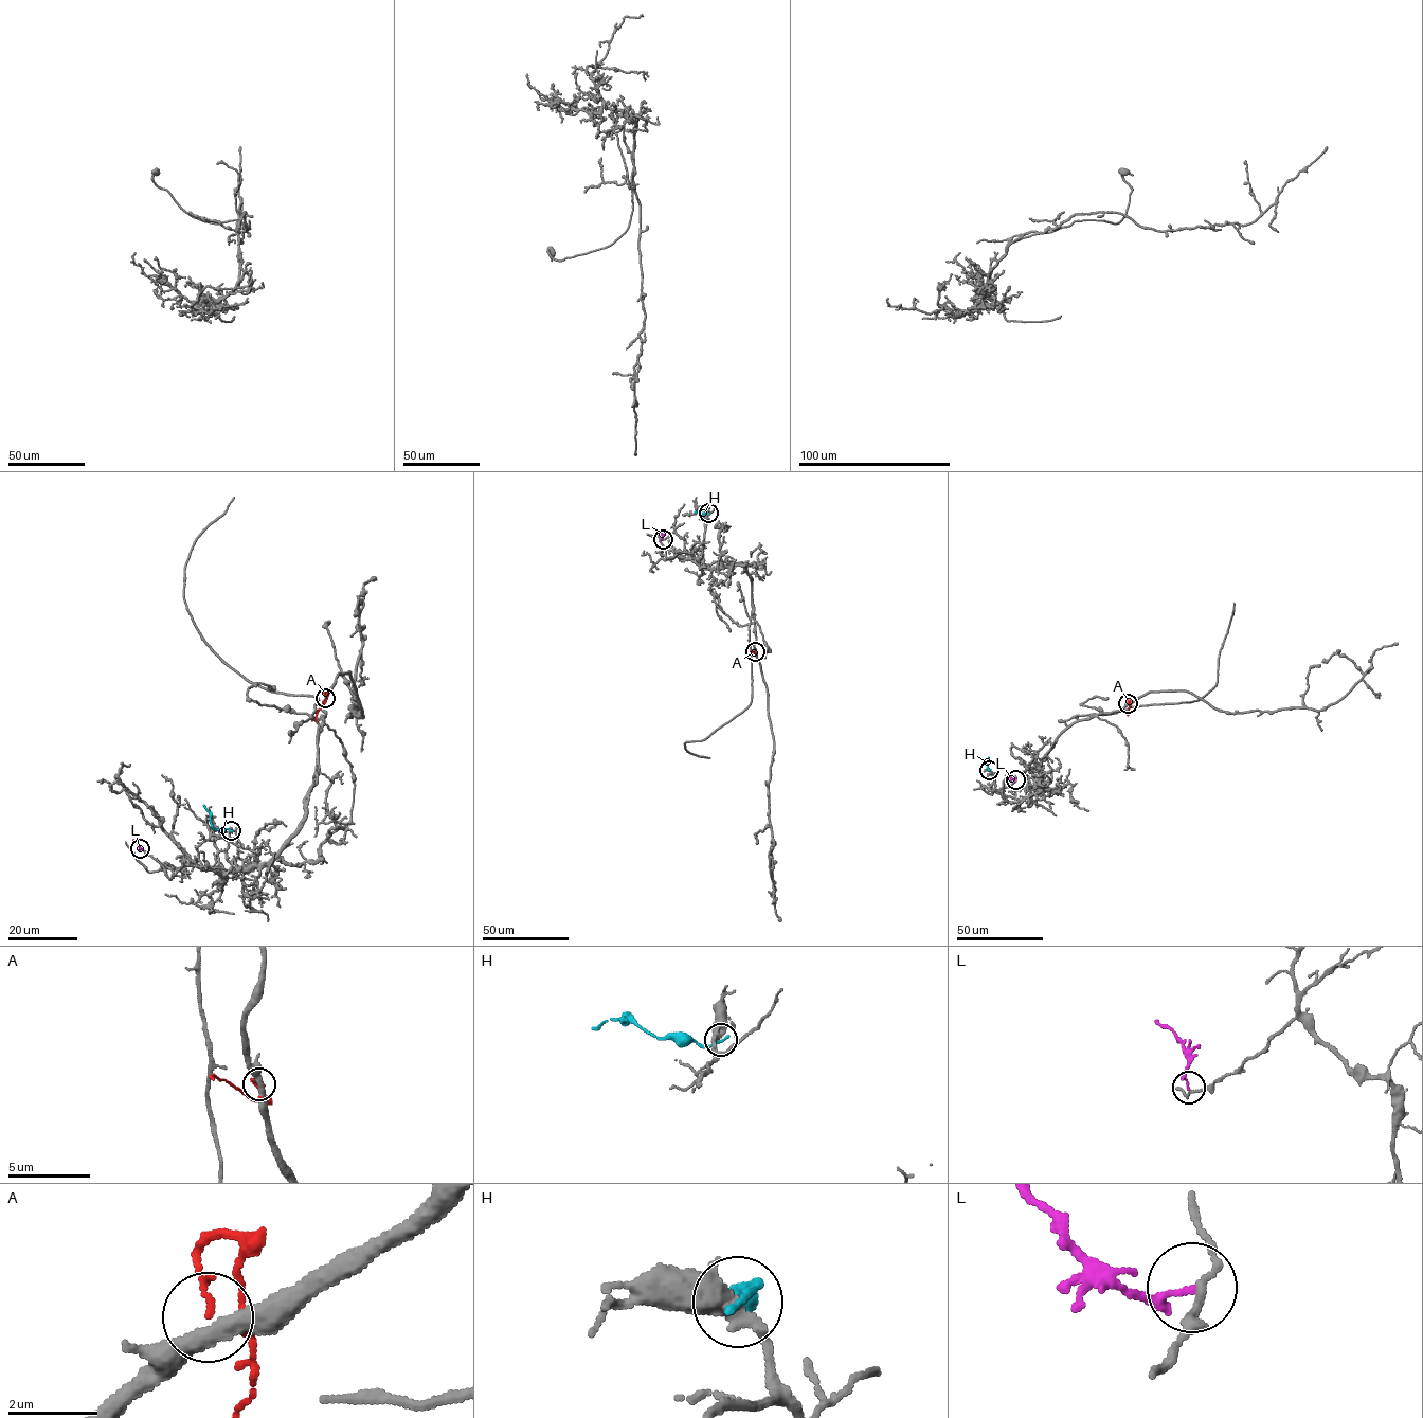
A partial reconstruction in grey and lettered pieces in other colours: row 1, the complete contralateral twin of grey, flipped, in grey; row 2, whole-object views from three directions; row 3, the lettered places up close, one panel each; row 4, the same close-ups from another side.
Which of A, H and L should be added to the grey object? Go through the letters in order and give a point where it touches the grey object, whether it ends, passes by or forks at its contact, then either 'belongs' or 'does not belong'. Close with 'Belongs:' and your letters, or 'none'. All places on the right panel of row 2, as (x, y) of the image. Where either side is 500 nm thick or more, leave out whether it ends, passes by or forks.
A: (1128, 703) | it ends | does not belong
H: (989, 770) | it ends | does not belong
L: (1015, 779) | it ends | does not belong
Belongs: none

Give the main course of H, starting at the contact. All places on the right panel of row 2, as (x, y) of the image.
H: (989, 770), (988, 757)

